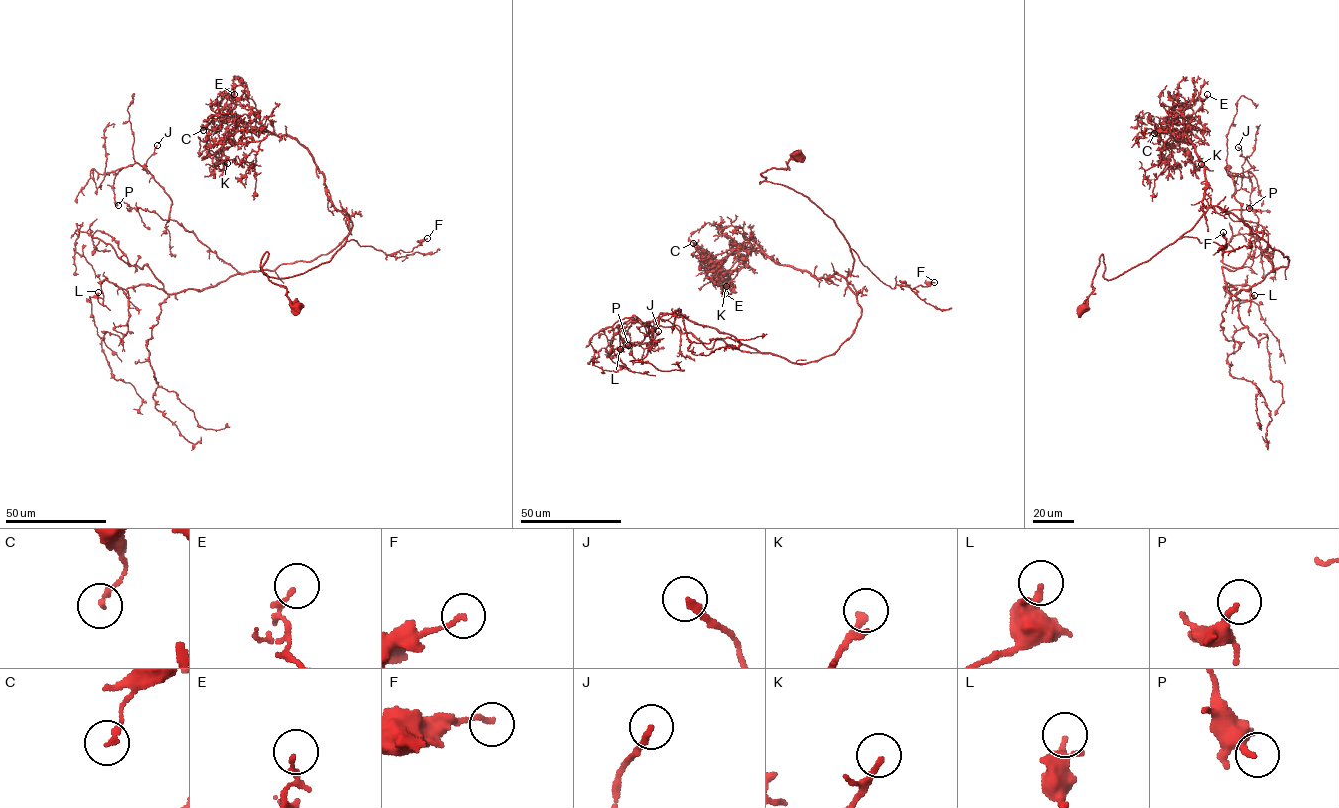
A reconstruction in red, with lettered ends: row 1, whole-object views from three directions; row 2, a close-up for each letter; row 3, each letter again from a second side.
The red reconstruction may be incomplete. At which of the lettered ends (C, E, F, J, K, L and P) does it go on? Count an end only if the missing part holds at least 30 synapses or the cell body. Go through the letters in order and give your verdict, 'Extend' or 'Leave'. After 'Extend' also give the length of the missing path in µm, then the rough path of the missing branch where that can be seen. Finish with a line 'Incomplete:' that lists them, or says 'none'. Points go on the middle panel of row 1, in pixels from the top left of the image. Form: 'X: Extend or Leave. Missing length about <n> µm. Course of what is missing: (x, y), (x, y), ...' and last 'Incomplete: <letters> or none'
C: Leave
E: Leave
F: Leave
J: Extend. Missing length about 50 µm. Course of what is missing: (658, 331), (659, 327), (664, 328), (646, 329), (643, 345), (645, 353)
K: Leave
L: Leave
P: Leave
Incomplete: J

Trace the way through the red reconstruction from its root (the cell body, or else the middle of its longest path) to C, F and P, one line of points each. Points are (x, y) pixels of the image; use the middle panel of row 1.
C: (798, 155), (759, 183), (831, 218), (854, 260), (845, 277), (775, 263), (750, 239), (719, 261), (693, 243)
F: (798, 155), (787, 168), (762, 172), (759, 183), (808, 196), (892, 288), (934, 282)
P: (798, 155), (759, 183), (808, 196), (848, 244), (851, 335), (805, 363), (652, 321), (629, 322), (628, 345)

